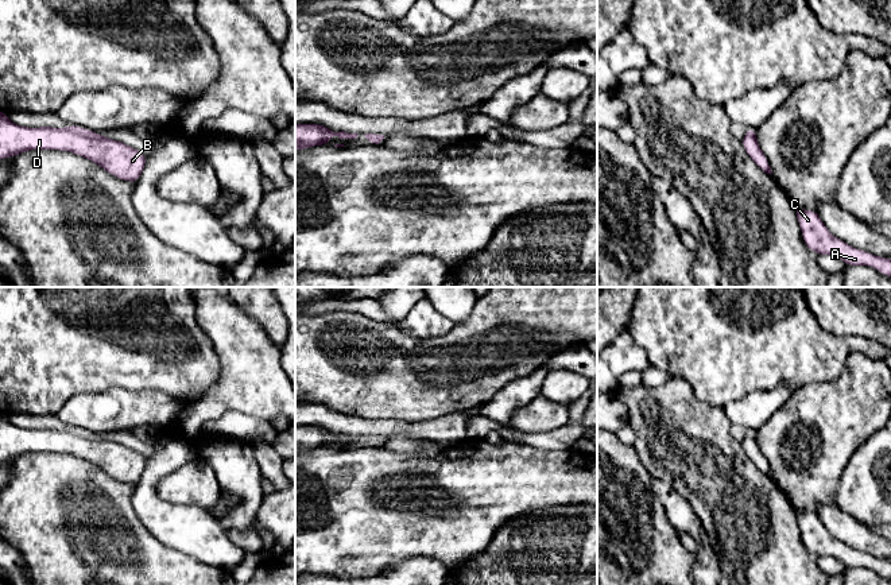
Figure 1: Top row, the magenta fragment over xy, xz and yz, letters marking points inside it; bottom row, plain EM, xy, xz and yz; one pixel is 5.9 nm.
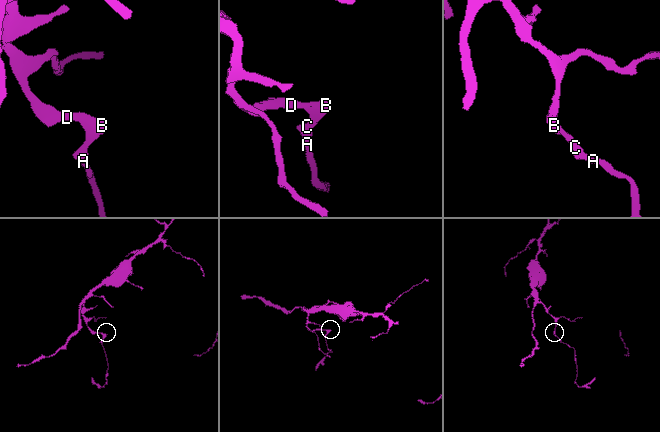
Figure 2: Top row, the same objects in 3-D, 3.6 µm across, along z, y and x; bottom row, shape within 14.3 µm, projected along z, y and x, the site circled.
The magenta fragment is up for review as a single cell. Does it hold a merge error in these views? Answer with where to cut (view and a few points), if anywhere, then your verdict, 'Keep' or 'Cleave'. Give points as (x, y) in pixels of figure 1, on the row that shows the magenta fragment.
No split. Keep

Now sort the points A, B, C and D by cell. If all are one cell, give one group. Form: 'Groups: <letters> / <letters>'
Groups: A B C D

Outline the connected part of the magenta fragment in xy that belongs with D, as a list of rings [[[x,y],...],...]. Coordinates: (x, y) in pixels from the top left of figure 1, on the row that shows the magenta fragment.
[[[0,111],[0,159],[30,150],[70,151],[98,164],[111,175],[133,183],[139,181],[147,160],[133,147],[86,128],[20,127]]]

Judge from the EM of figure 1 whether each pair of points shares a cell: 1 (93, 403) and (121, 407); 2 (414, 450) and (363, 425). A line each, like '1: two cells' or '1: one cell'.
1: one cell
2: two cells

